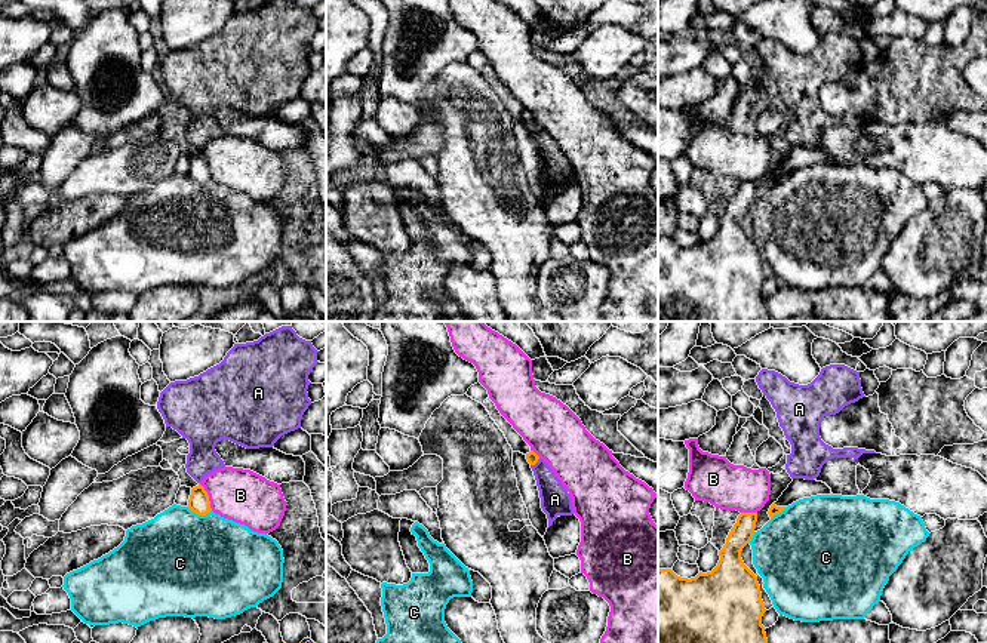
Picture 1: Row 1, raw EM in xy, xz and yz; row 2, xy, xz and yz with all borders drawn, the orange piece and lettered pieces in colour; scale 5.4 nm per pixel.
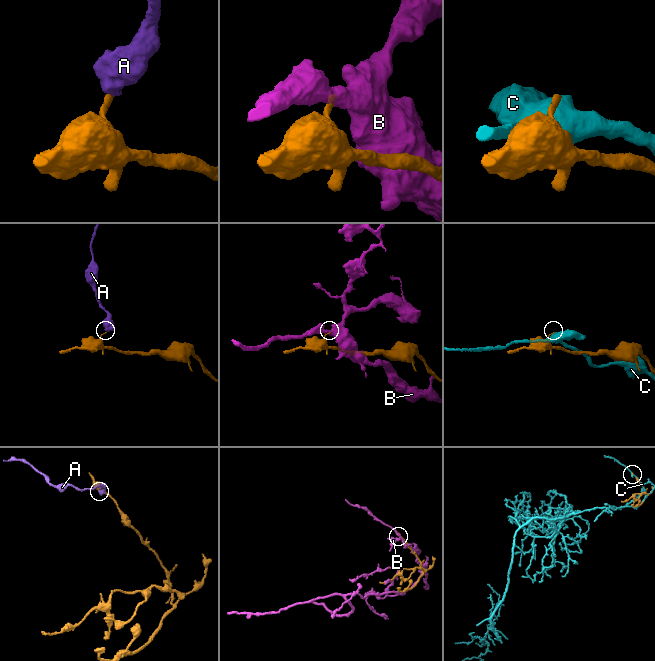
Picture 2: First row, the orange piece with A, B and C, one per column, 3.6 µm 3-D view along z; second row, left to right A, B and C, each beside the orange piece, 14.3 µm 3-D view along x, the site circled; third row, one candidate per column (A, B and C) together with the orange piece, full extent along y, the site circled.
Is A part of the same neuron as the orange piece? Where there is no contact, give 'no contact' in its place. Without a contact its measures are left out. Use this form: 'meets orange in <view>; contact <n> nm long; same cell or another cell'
meets orange in xz; contact 70 nm long; another cell

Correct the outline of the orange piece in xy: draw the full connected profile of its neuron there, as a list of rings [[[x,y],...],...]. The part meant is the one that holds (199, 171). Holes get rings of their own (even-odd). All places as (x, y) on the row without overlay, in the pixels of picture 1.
[[[200,151],[191,157],[188,176],[199,184],[206,184],[212,179],[209,163]]]

